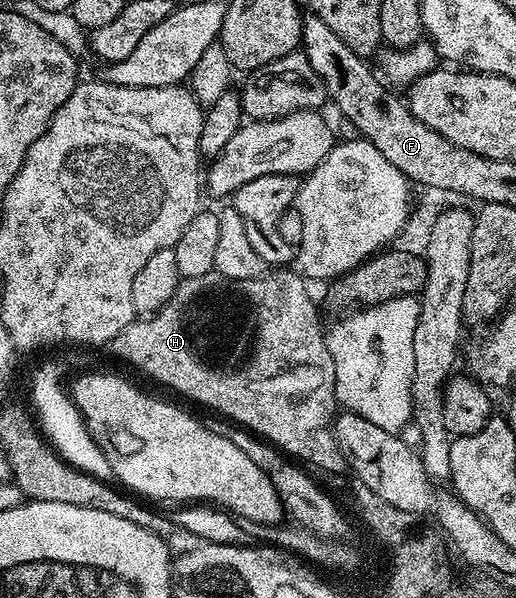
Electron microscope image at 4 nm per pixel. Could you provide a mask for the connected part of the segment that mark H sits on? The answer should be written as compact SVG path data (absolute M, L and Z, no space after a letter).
M267 270L263 275L248 280L230 280L215 272L210 272L197 278L180 279L177 290L159 312L152 312L146 318L136 318L117 338L112 340L109 348L113 350L127 364L140 368L147 376L152 376L159 384L168 384L175 392L212 408L212 413L234 422L238 427L262 438L266 443L274 446L280 453L302 462L312 464L315 468L324 468L327 472L344 471L345 461L339 443L335 440L333 421L337 415L337 401L335 398L335 367L333 358L329 354L325 328L319 325L319 312L307 293L308 281L295 270Z

